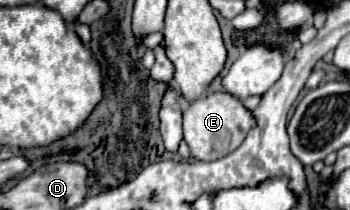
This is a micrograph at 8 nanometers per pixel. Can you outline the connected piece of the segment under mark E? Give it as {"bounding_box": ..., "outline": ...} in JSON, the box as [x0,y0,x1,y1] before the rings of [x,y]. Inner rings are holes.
{"bounding_box":[183,93,257,161],"outline":[[[229,93],[205,95],[191,103],[183,113],[183,137],[191,147],[191,155],[201,161],[215,161],[235,151],[255,125],[257,119],[253,111],[249,111],[239,97]]]}

